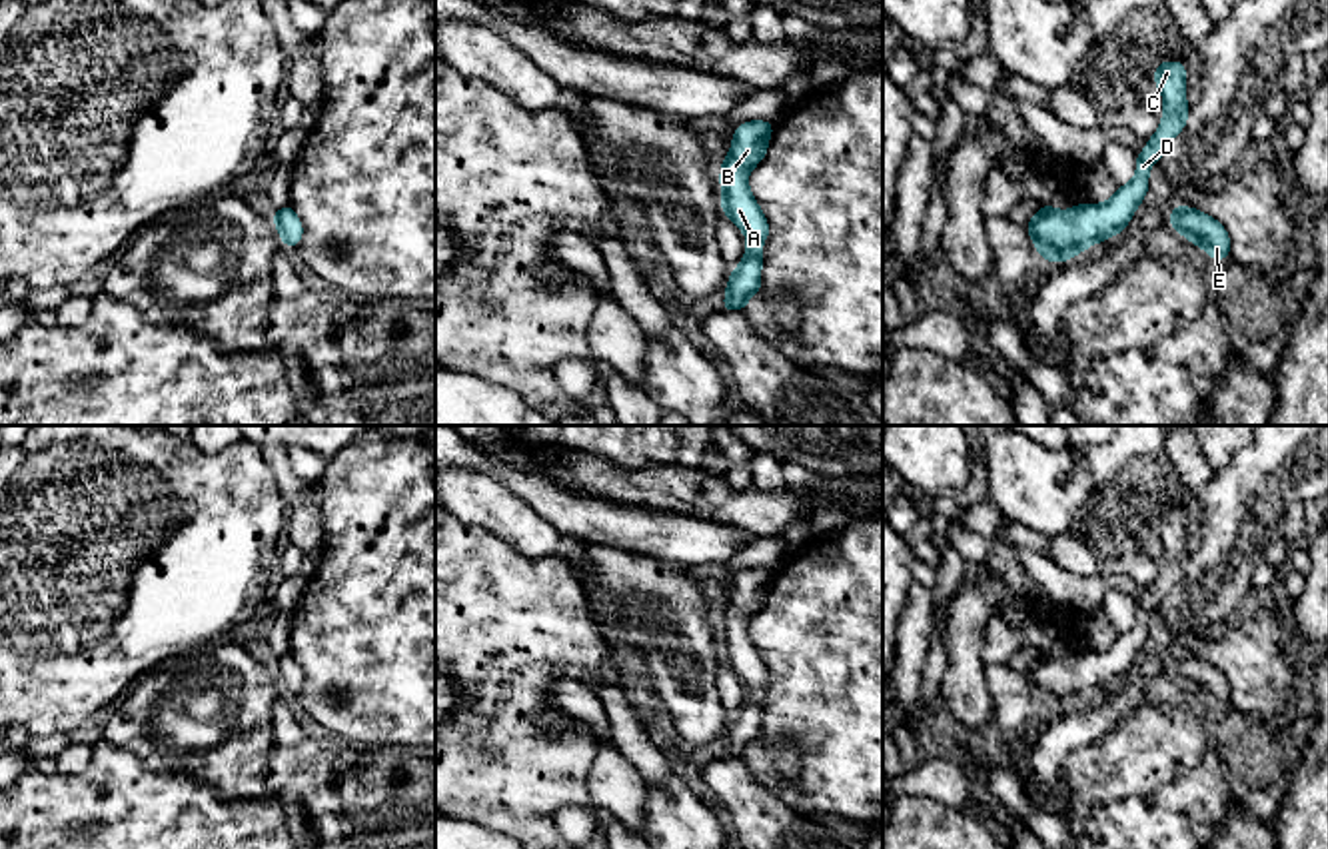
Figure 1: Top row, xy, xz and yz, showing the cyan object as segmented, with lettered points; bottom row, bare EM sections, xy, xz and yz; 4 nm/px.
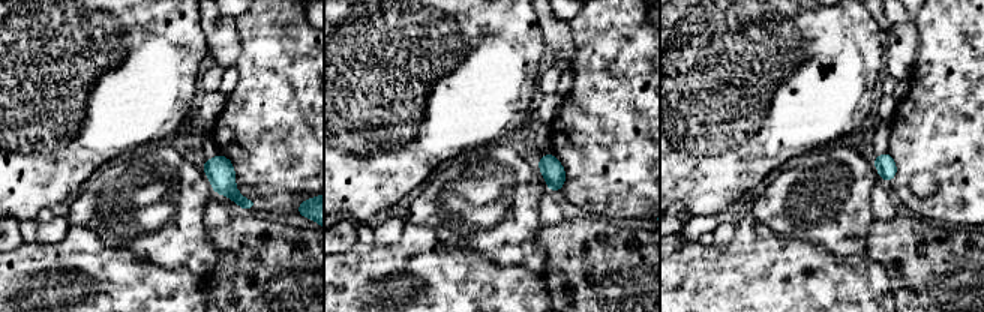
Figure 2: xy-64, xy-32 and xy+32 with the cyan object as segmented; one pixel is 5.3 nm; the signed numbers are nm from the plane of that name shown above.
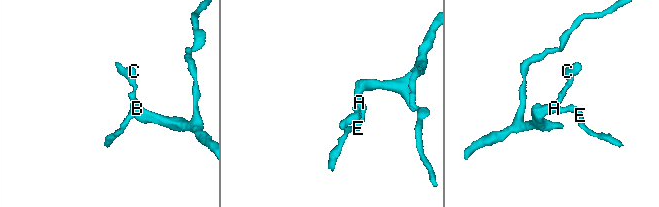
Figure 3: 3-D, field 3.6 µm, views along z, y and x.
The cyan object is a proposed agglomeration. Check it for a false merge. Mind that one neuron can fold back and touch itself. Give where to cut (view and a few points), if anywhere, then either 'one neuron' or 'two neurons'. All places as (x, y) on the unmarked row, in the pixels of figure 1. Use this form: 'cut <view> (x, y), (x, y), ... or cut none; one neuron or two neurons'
cut none; one neuron

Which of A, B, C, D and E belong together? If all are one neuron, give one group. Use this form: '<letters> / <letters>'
A B C D E

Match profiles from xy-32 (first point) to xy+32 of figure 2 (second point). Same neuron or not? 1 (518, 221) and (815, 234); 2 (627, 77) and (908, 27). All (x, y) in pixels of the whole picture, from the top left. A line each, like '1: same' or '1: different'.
1: same
2: different

